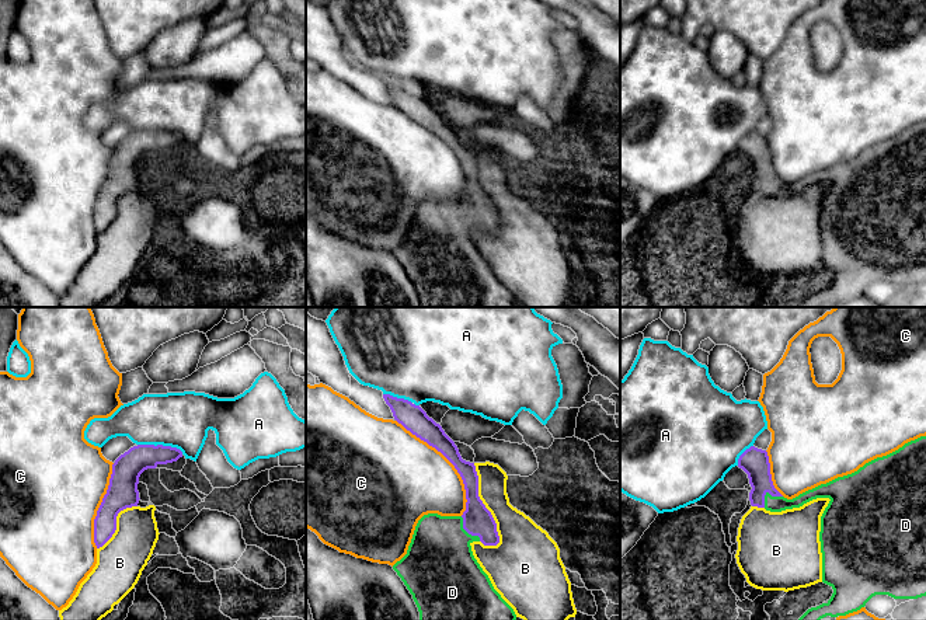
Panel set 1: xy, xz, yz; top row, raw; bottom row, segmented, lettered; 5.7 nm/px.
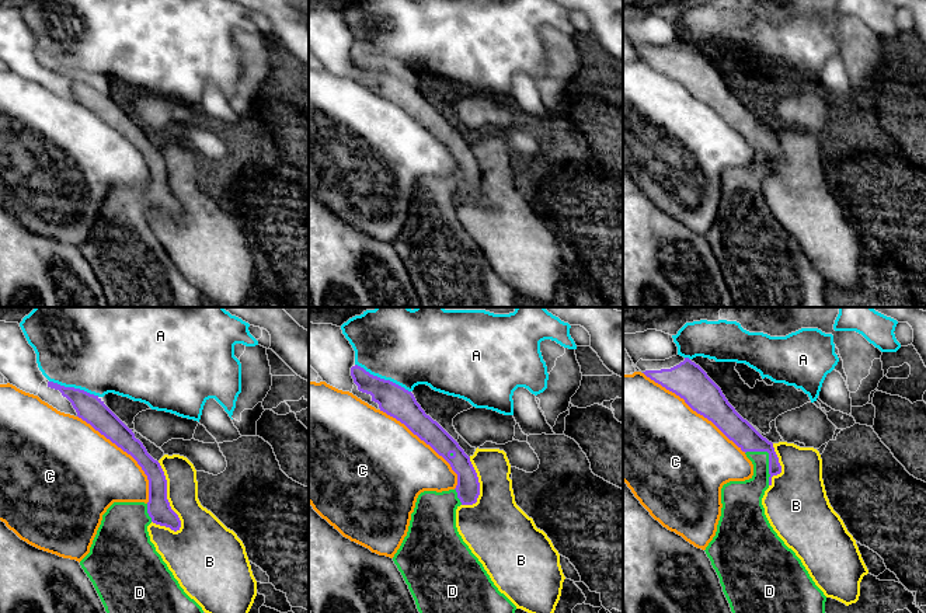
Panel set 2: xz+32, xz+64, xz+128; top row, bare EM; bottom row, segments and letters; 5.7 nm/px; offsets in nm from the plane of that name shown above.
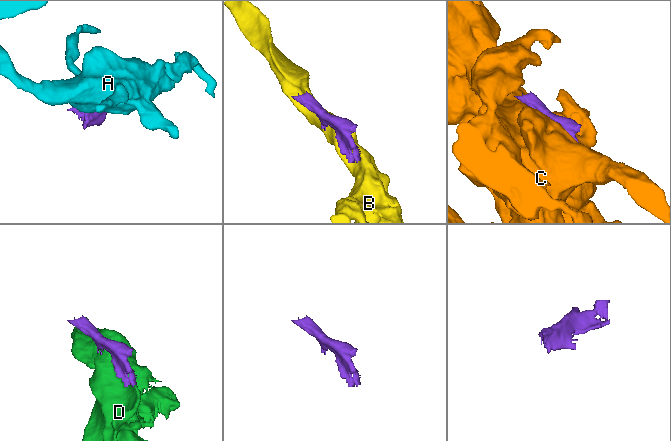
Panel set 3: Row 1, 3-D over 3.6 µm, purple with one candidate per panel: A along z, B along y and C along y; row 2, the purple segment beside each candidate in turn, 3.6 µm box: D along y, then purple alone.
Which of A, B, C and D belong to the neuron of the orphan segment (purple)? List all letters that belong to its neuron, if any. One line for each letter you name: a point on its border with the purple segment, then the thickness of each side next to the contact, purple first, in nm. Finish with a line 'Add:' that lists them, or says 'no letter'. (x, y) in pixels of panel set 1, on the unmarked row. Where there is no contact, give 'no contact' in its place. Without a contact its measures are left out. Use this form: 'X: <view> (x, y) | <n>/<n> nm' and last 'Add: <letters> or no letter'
D: xz (467, 218) | 180/400 nm
Add: D

